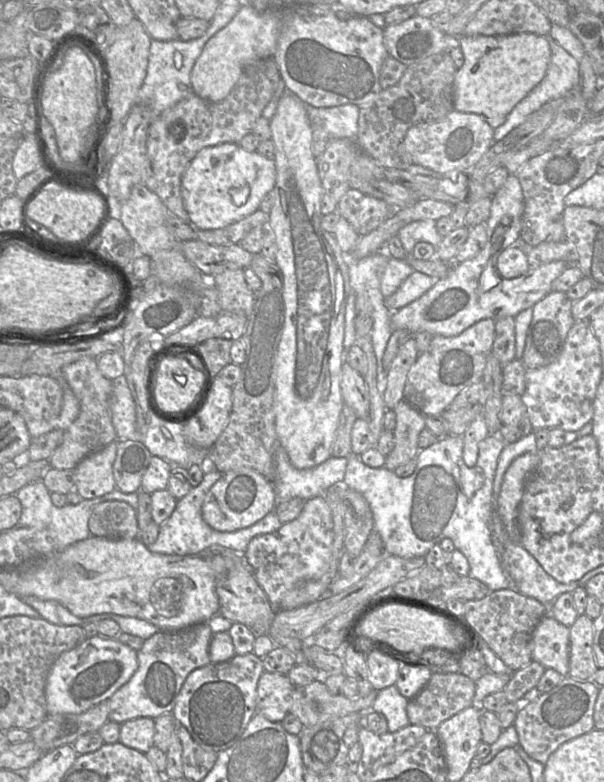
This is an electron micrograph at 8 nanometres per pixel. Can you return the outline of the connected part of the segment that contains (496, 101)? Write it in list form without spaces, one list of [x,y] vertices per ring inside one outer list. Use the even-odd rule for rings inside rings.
[[[519,33],[505,36],[459,37],[464,65],[454,78],[454,110],[483,117],[493,128],[501,126],[513,108],[545,77],[551,48],[544,36]]]

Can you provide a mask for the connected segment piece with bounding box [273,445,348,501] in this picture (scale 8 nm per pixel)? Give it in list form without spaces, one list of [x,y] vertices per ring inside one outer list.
[[[280,445],[275,451],[273,481],[278,501],[295,497],[308,500],[324,495],[330,487],[343,483],[347,465],[348,458],[330,457],[314,468],[297,469]]]

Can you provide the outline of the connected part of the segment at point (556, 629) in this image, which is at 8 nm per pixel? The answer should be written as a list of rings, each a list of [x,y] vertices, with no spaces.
[[[545,615],[533,632],[532,660],[540,663],[546,669],[552,668],[562,676],[569,672],[569,639],[570,628],[564,626],[551,615]]]

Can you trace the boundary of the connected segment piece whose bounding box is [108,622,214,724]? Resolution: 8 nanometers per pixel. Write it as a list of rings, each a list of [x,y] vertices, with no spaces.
[[[209,622],[181,630],[159,630],[144,640],[138,653],[138,668],[130,680],[109,699],[109,720],[122,724],[139,717],[156,719],[170,713],[187,676],[195,669],[211,663],[209,645],[214,632]]]

